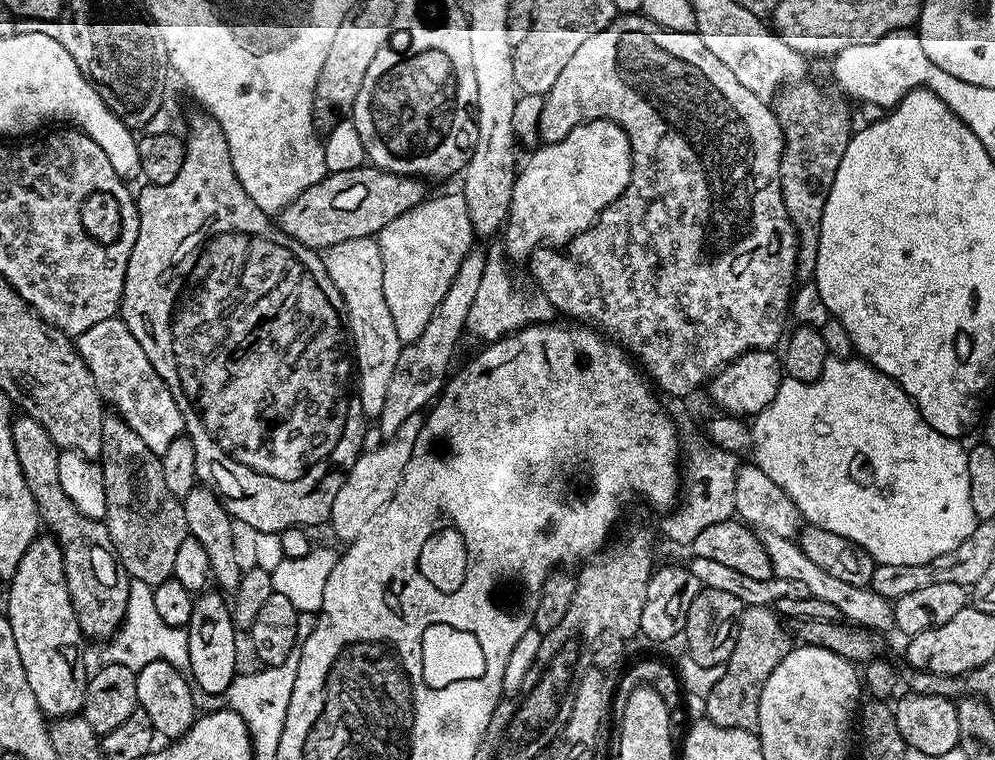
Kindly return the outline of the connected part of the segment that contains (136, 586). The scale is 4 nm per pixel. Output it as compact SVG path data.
M132 580L128 585L128 605L124 623L116 635L103 645L104 664L121 664L133 670L139 670L155 660L170 662L170 666L184 670L188 666L188 634L183 628L166 626L158 610L154 607L153 585Z

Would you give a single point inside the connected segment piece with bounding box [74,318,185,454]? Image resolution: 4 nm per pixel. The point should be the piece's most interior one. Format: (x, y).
(124, 376)

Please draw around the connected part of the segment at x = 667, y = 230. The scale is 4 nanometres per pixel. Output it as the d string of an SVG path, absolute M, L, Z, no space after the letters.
M620 14L614 22L610 22L610 26L606 26L606 30L598 30L598 34L594 34L588 39L579 50L572 55L570 62L566 62L566 66L562 69L562 74L558 74L558 82L554 82L554 86L548 91L547 96L543 97L540 108L540 136L544 144L553 144L559 140L564 140L566 134L570 134L572 128L577 128L579 124L586 122L594 122L595 120L612 120L618 126L624 128L624 133L628 136L629 142L632 144L632 177L626 186L626 190L614 202L610 202L610 206L606 206L606 210L602 210L602 214L596 219L591 226L582 234L575 236L565 248L560 246L545 246L536 248L532 251L531 256L526 261L528 272L532 275L532 280L537 284L539 295L546 297L552 305L555 306L557 313L561 317L573 316L573 321L579 322L584 326L591 326L593 329L599 330L605 337L614 338L615 343L619 344L625 352L631 354L639 363L644 363L643 371L650 377L651 383L655 385L661 393L669 392L672 398L688 398L695 388L700 388L709 383L710 377L719 372L725 364L729 364L732 360L736 360L742 354L753 352L754 350L775 349L785 339L786 328L784 332L784 323L790 320L790 305L792 302L792 293L794 285L797 283L796 275L796 231L790 222L790 218L784 209L784 199L782 198L782 190L780 189L780 163L782 162L782 154L784 153L784 135L782 134L782 126L778 122L773 105L767 100L758 98L758 94L750 94L750 90L746 90L746 86L742 86L742 82L738 82L737 76L714 54L710 54L710 50L706 50L706 42L702 42L702 38L694 30L691 32L675 32L669 28L664 28L660 24L648 19L643 14Z

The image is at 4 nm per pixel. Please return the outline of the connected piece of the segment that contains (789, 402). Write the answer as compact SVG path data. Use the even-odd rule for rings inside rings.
M830 358L826 366L822 366L822 374L814 382L798 382L797 380L781 379L778 394L766 410L762 410L751 421L752 446L751 459L786 494L790 494L790 502L798 506L801 517L811 527L830 530L830 534L838 534L842 539L856 545L865 557L871 558L877 564L886 566L918 566L922 562L930 562L938 558L938 554L946 554L954 550L958 542L966 542L970 534L974 534L978 523L974 514L974 506L970 506L970 474L966 470L968 454L959 439L938 434L922 418L922 414L913 404L912 399L902 391L886 374L882 374L867 360L859 358Z

